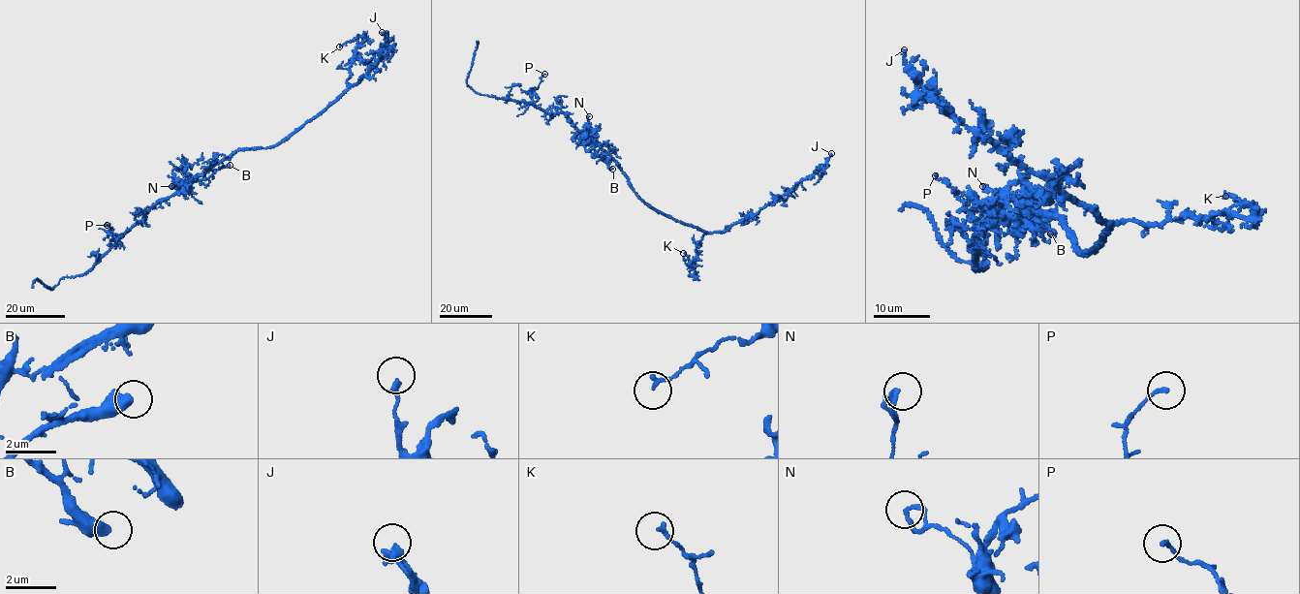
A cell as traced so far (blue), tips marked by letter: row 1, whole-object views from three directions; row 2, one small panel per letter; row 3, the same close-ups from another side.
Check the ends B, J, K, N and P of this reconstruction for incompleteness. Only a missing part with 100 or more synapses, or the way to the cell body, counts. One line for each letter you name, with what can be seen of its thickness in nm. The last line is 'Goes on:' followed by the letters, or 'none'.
Goes on: none

